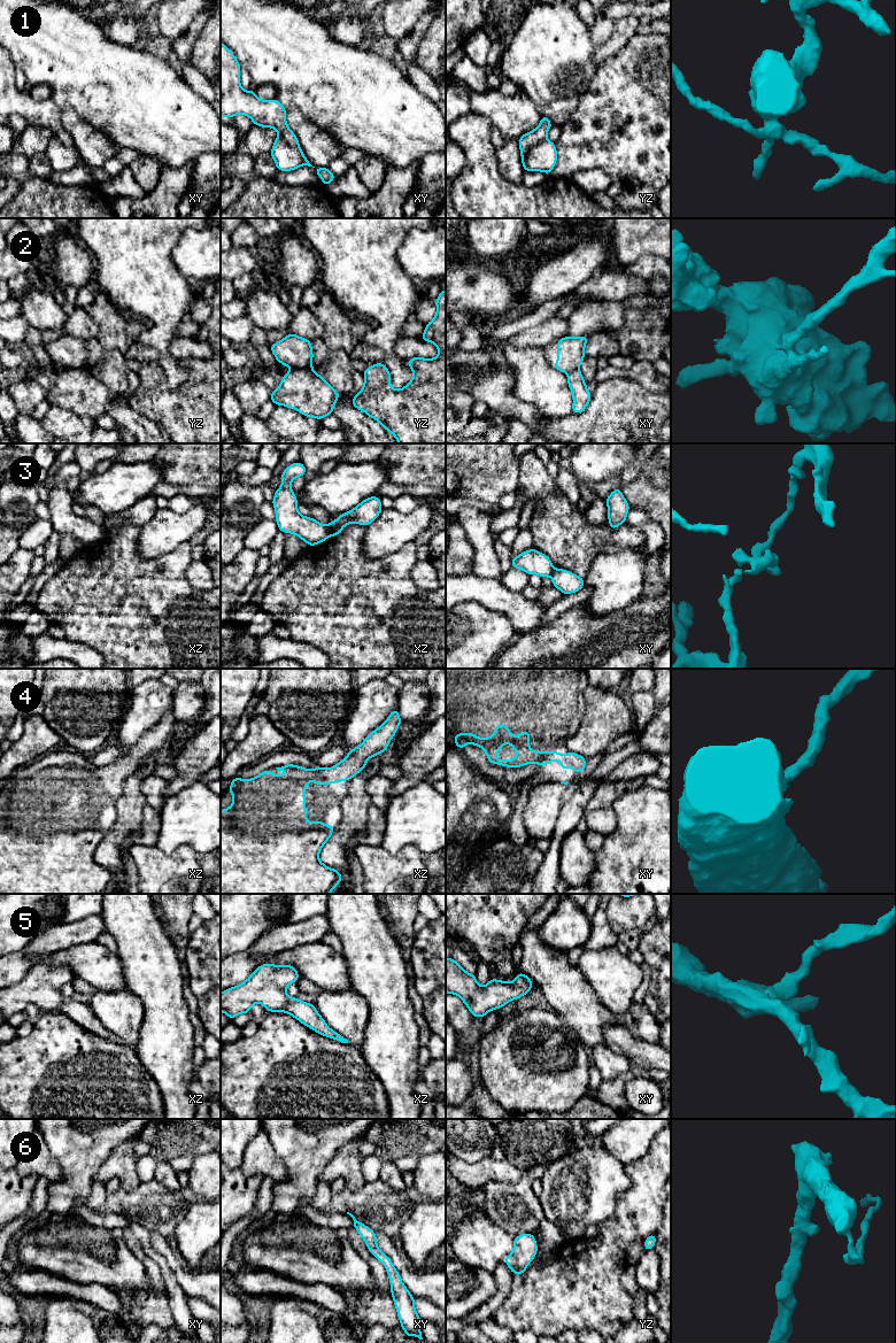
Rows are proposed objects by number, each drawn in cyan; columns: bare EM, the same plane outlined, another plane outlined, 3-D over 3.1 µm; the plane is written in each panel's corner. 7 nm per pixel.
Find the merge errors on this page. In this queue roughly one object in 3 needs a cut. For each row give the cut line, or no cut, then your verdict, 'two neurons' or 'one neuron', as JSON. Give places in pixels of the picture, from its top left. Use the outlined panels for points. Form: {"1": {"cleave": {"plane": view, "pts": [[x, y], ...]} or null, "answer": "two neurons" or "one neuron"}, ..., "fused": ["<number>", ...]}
{"1": {"cleave": {"plane": "yz", "pts": [[545, 138], [533, 145], [522, 156]]}, "answer": "two neurons"}, "2": {"cleave": {"plane": "yz", "pts": [[311, 369], [294, 370]]}, "answer": "two neurons"}, "3": {"cleave": {"plane": "xz", "pts": [[326, 525], [329, 535]]}, "answer": "two neurons"}, "4": {"cleave": null, "answer": "one neuron"}, "5": {"cleave": null, "answer": "one neuron"}, "6": {"cleave": null, "answer": "one neuron"}, "fused": ["1", "2", "3"]}

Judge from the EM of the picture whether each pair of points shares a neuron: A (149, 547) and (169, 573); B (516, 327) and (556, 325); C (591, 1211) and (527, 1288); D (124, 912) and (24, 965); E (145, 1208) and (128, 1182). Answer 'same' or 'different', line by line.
A: different
B: different
C: different
D: different
E: different

